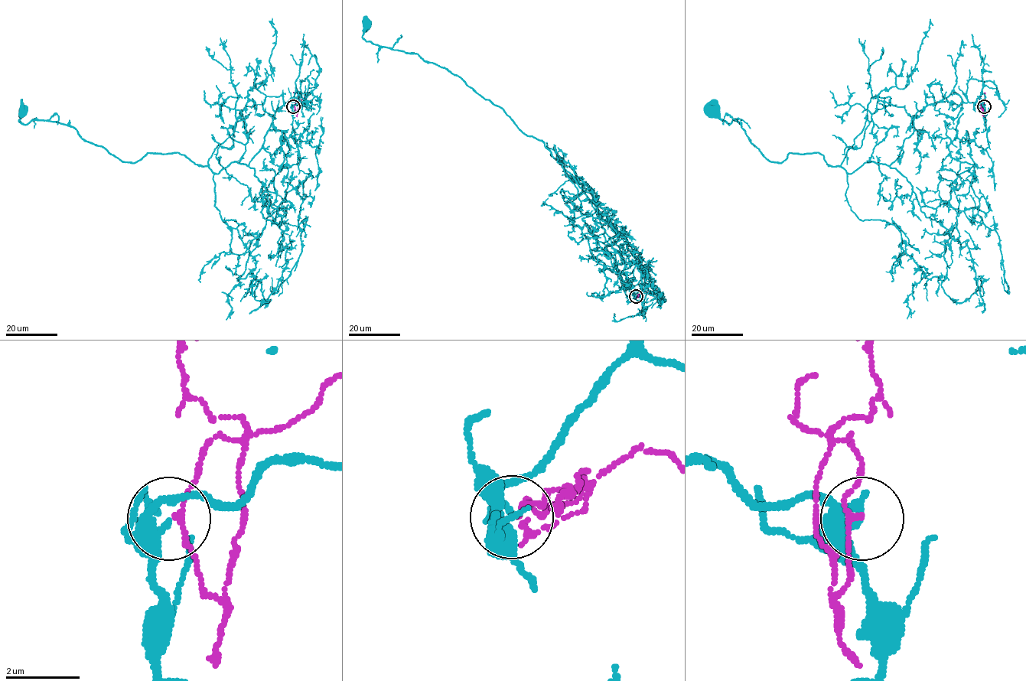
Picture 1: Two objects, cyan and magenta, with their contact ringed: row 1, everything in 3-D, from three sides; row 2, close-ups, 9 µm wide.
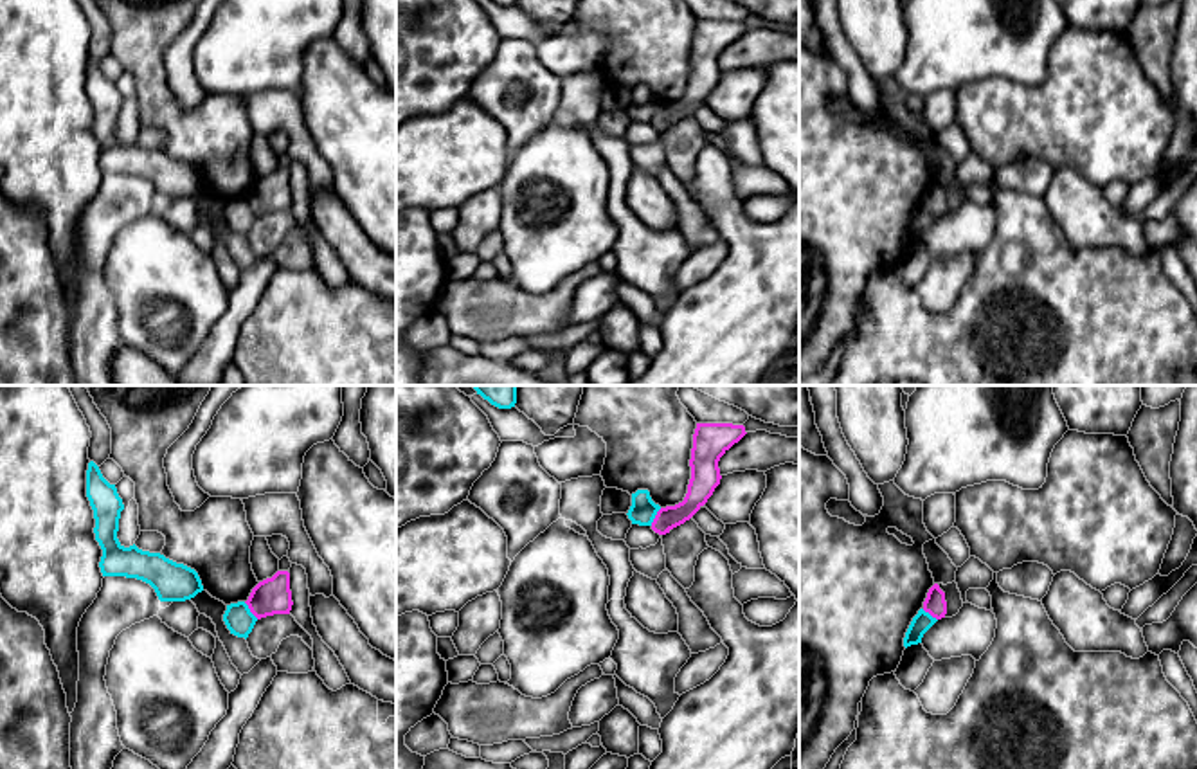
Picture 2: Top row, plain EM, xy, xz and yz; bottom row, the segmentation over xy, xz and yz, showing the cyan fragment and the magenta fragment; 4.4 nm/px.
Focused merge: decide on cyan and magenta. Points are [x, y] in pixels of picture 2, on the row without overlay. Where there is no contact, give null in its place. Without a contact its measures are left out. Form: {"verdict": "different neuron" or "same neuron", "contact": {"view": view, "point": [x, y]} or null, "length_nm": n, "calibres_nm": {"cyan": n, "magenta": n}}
{"verdict": "same neuron", "contact": {"view": "xy", "point": [249, 208]}, "length_nm": 100, "calibres_nm": {"cyan": 130, "magenta": 160}}

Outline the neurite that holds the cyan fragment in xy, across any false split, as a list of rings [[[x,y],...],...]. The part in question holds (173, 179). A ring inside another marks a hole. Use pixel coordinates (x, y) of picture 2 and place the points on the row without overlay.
[[[90,58],[86,67],[86,94],[94,106],[95,137],[103,146],[99,158],[103,173],[126,173],[149,180],[160,198],[185,198],[203,187],[198,169],[160,149],[124,144],[119,135],[119,115],[124,106],[115,81],[110,81],[99,63]]]

